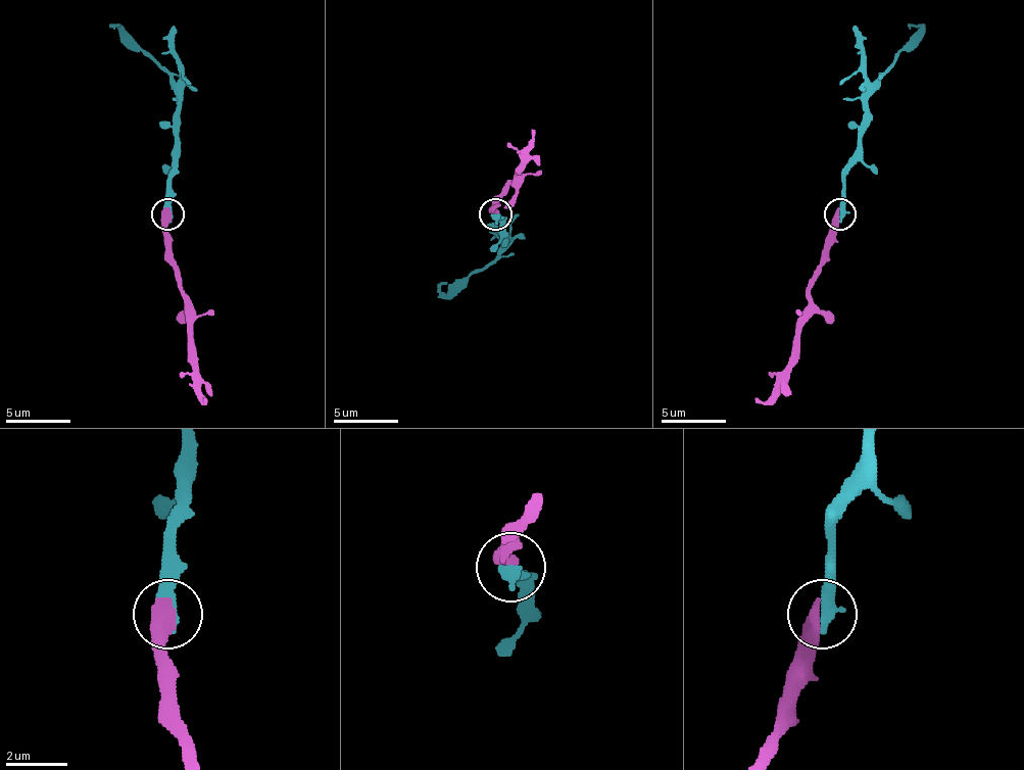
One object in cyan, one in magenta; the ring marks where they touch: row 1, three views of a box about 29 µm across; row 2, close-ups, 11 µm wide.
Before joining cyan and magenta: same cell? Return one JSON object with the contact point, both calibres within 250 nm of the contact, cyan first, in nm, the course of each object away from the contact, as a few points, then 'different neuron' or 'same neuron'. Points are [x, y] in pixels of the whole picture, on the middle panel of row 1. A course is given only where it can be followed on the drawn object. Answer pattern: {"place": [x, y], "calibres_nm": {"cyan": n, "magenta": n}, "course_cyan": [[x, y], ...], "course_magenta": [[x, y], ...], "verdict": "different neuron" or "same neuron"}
{"place": [495, 214], "calibres_nm": {"cyan": 550, "magenta": 550}, "course_cyan": [[495, 214], [504, 231], [504, 247], [446, 293], [440, 289], [446, 283]], "course_magenta": [[495, 211], [495, 202], [518, 173], [521, 153], [534, 137], [531, 131]], "verdict": "same neuron"}

